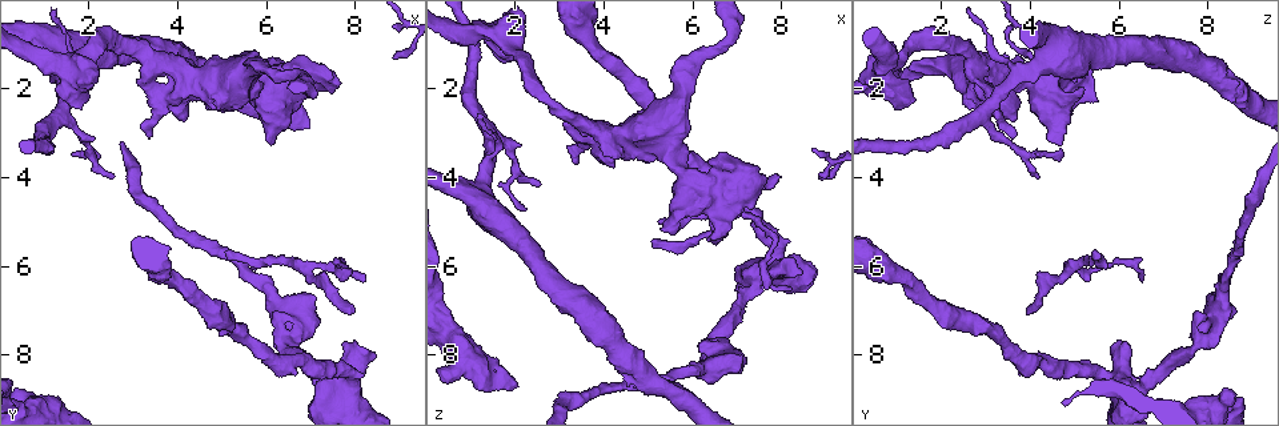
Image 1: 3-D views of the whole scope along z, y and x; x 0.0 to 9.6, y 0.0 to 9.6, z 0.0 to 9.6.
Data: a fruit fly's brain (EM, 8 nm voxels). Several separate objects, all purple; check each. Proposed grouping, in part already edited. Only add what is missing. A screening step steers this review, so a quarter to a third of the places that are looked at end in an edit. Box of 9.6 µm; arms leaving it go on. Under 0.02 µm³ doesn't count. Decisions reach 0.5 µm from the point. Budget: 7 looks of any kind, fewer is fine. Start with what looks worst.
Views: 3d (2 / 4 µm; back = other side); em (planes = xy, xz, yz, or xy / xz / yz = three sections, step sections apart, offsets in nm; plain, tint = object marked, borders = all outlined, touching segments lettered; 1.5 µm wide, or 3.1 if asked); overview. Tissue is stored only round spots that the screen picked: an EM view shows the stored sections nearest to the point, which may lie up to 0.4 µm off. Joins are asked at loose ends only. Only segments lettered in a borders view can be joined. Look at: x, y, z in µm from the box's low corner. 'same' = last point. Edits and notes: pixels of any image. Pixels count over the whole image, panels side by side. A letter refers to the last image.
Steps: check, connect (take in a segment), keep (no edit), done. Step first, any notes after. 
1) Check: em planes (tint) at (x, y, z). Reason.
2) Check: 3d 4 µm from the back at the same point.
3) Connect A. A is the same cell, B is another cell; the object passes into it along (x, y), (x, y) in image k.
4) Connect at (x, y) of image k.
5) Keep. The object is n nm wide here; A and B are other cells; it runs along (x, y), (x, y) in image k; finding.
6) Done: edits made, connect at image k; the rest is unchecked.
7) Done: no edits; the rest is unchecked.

Check: em planes (borders) at (7.90, 7.05, 3.90). An open end.

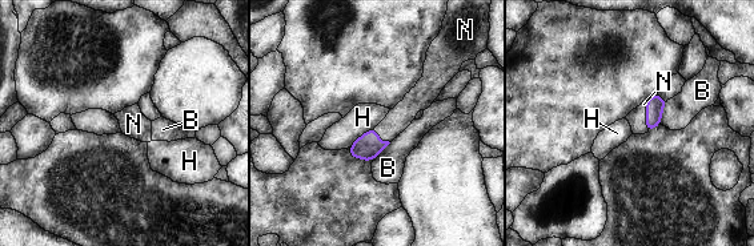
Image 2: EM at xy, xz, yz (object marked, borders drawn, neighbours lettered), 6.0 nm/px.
Connect N. N is the same cell, B and H are other cells; the object passes into it along (654, 105), (646, 116), (637, 117) in image 2; it goes on there.

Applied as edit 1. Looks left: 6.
Check: 3d 4 µm at (6.40, 1.40, 3.70). Thick end.

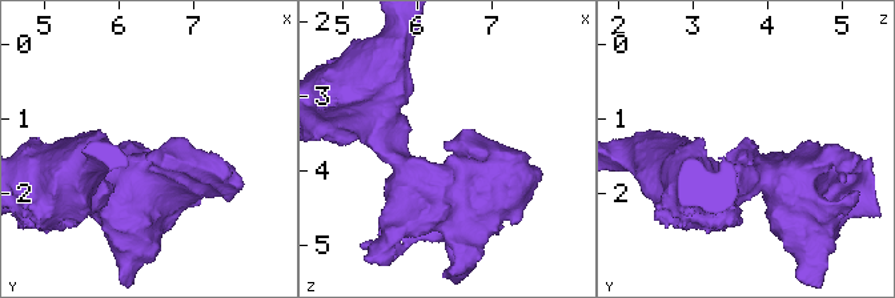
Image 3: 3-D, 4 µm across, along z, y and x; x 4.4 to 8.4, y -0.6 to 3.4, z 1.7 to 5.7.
Check: em planes (borders) at (6.40, 1.50, 3.65). Need the tissue.

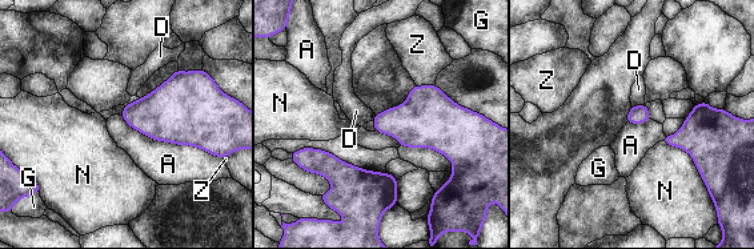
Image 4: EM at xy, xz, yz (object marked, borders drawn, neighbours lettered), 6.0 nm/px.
Keep. A, D, G, N and Z are other cells; a border runs along (644, 103), (632, 107) in image 4; none of them fits.

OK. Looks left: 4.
Check: em planes (borders) at (4.10, 2.75, 3.65). An open end.

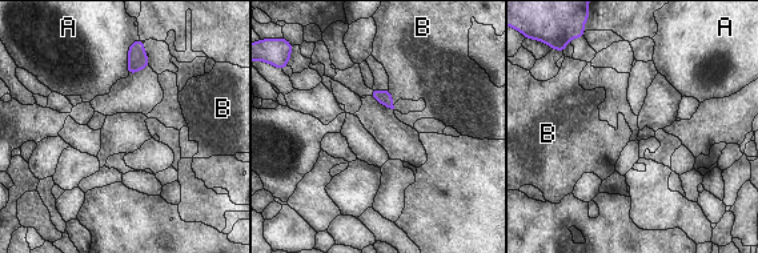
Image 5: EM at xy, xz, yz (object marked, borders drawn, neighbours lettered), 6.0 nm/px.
Keep. A and B are other cells; a border runs along (388, 89), (393, 105) in image 5; no lettered segment goes on from it.

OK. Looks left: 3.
Done: edits made, connect at image 2; the rest is unchecked.

